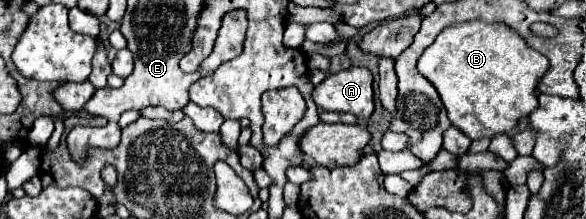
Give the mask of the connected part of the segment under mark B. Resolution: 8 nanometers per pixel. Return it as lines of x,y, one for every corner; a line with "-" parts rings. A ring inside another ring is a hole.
465,22
445,28
421,54
417,70
437,88
451,124
471,140
511,132
537,106
537,86
549,60
503,24

